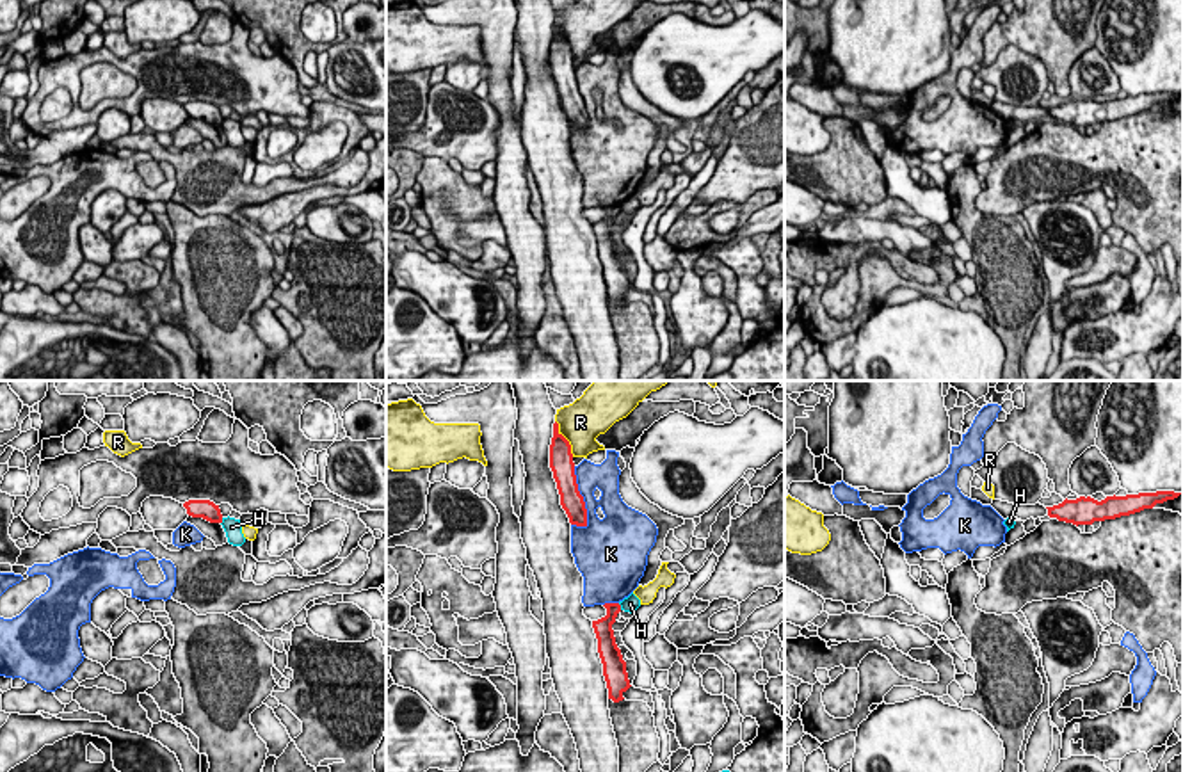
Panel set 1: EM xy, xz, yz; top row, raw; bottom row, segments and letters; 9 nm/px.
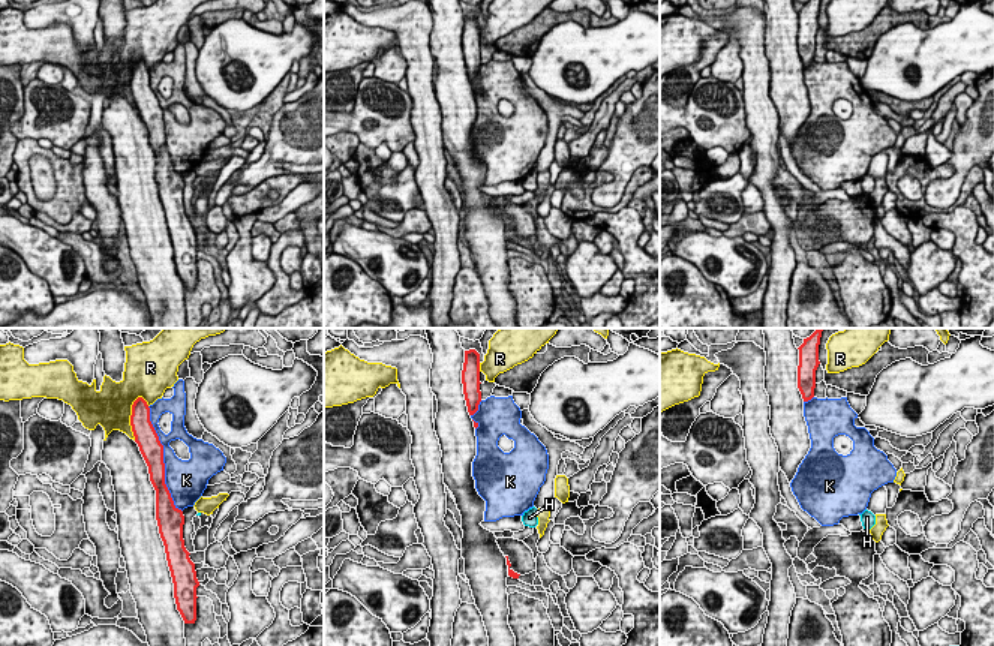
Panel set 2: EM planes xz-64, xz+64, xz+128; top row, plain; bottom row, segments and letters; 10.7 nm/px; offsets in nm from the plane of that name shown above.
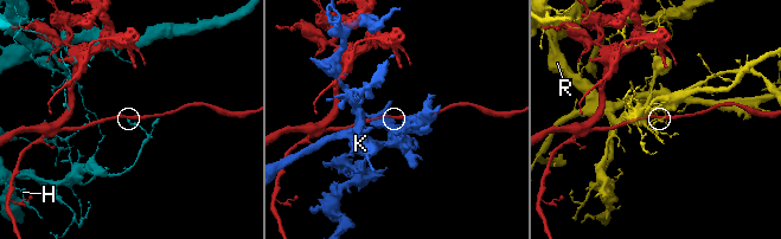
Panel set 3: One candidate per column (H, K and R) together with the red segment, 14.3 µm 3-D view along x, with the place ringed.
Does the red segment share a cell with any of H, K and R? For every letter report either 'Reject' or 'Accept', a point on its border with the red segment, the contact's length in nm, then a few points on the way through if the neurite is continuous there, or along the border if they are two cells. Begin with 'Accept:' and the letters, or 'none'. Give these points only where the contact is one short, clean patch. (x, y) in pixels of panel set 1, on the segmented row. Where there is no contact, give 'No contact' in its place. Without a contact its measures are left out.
Accept: none
H: Reject. Touches red at xz (619, 607). Shared border 70 nm. Boundary: xz (618, 603), (621, 609)
K: Reject. Touches red at xz (582, 497). Shared border 550 nm
R: Reject. Touches red at xz (564, 438). Shared border 380 nm

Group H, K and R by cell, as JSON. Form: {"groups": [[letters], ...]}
{"groups": [["H"], ["K"], ["R"]]}

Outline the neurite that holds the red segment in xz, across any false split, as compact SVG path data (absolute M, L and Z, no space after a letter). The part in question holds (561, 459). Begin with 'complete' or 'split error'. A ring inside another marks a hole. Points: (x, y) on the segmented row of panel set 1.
complete | M557 422L553 423L553 438L550 445L550 468L560 495L560 505L566 511L569 523L587 527L587 509L583 496L578 491L571 445L559 432Z

